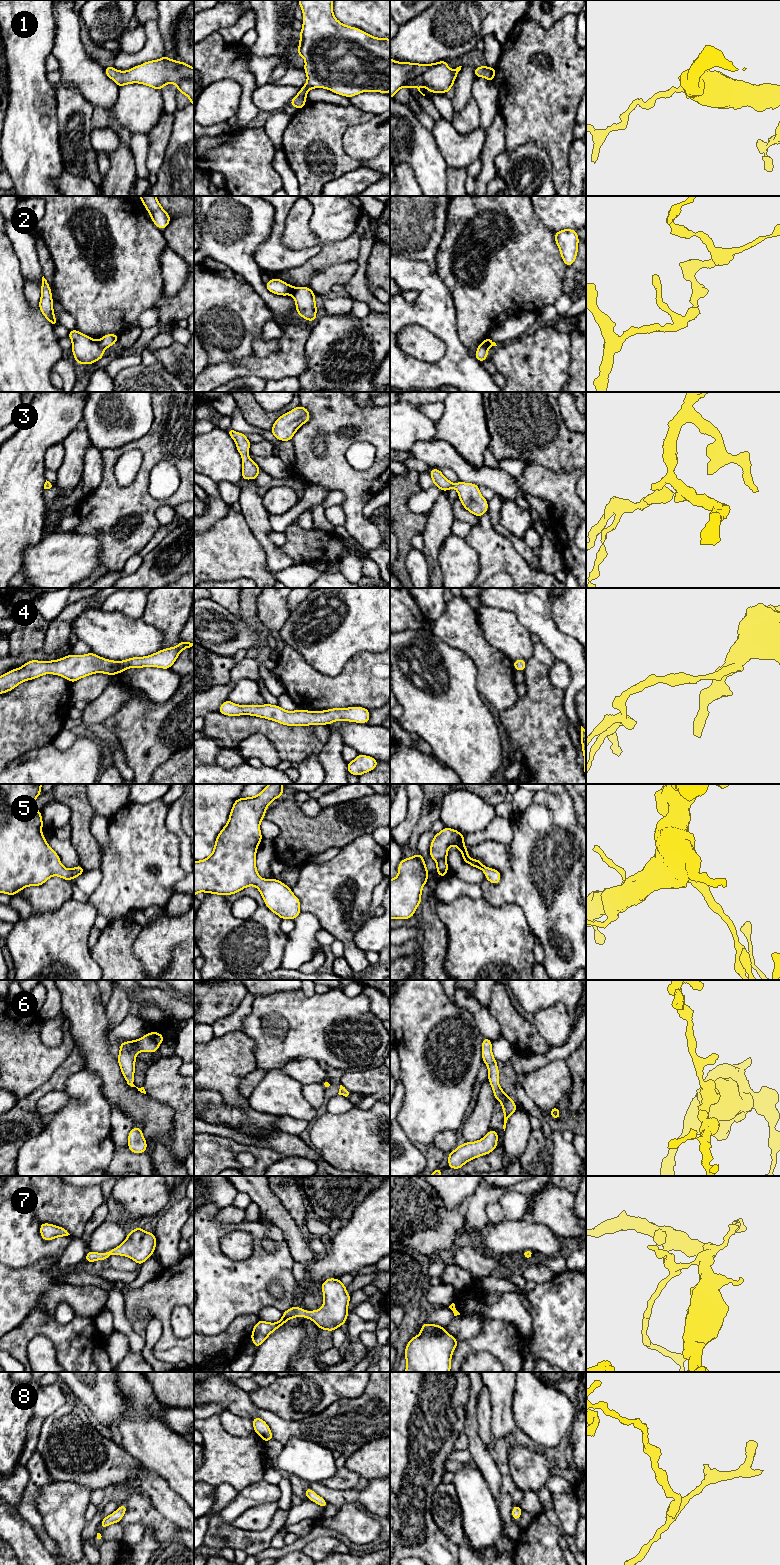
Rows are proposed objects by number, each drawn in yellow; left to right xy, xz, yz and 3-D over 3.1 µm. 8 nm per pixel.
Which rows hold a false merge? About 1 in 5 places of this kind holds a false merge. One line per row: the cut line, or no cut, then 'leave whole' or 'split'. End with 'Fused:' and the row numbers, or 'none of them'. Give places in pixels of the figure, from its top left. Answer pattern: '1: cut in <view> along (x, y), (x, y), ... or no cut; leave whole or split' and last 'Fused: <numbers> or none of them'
1: no cut; leave whole
2: cut in xy along (97, 340), (97, 343), (104, 349); split
3: no cut; leave whole
4: no cut; leave whole
5: no cut; leave whole
6: no cut; leave whole
7: no cut; leave whole
8: no cut; leave whole
Fused: 2

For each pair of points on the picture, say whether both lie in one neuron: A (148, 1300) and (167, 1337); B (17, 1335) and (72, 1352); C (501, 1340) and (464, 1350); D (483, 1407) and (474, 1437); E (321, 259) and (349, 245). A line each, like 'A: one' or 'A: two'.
A: one
B: one
C: one
D: two
E: one

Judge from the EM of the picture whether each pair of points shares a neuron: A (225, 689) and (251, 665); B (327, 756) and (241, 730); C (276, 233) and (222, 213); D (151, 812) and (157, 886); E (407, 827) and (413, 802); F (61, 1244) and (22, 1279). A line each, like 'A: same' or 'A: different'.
A: same
B: different
C: different
D: same
E: same
F: different

